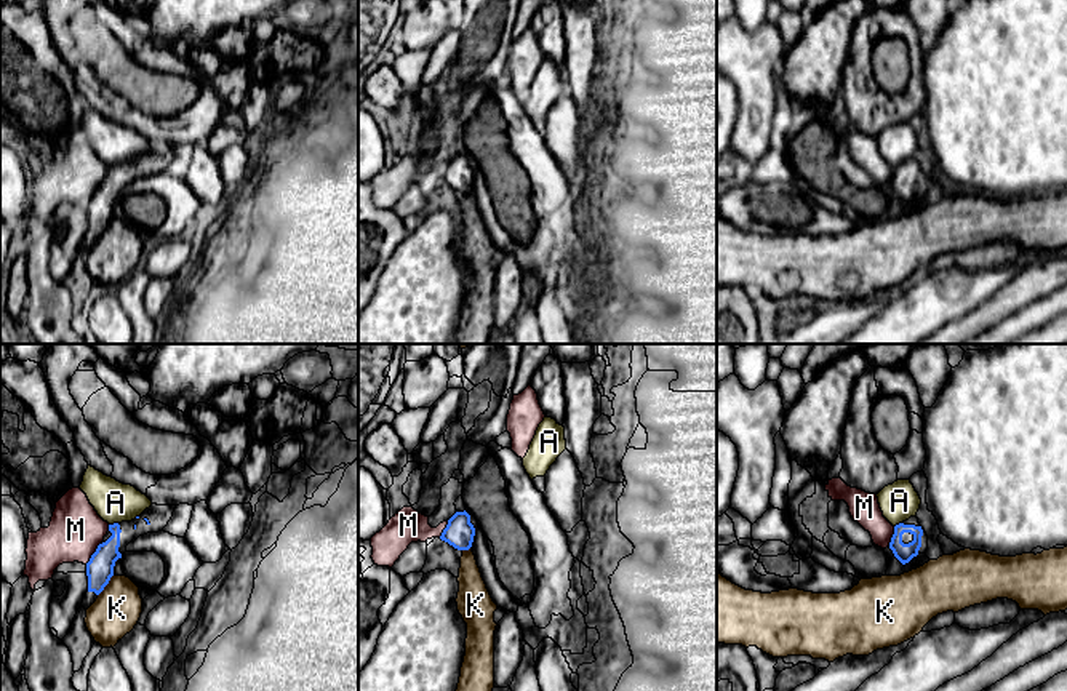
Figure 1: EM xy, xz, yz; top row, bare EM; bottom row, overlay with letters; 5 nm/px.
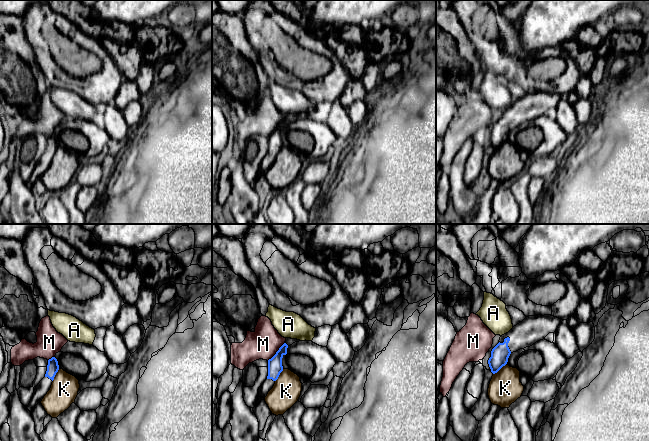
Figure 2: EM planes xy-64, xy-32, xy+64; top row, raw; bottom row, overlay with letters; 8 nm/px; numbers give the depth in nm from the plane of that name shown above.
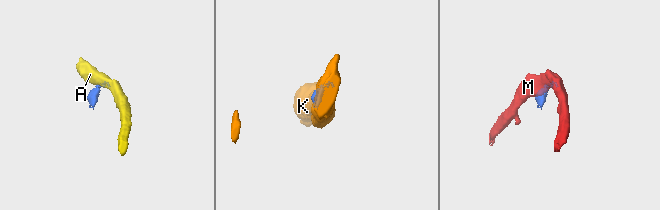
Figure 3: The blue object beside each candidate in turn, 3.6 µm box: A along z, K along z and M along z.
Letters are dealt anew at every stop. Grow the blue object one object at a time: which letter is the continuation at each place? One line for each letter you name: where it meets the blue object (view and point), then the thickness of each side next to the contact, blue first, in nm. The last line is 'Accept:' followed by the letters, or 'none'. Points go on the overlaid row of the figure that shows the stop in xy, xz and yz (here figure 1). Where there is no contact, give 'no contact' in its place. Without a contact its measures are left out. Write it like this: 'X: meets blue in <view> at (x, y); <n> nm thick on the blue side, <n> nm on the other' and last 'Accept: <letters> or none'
Accept: none

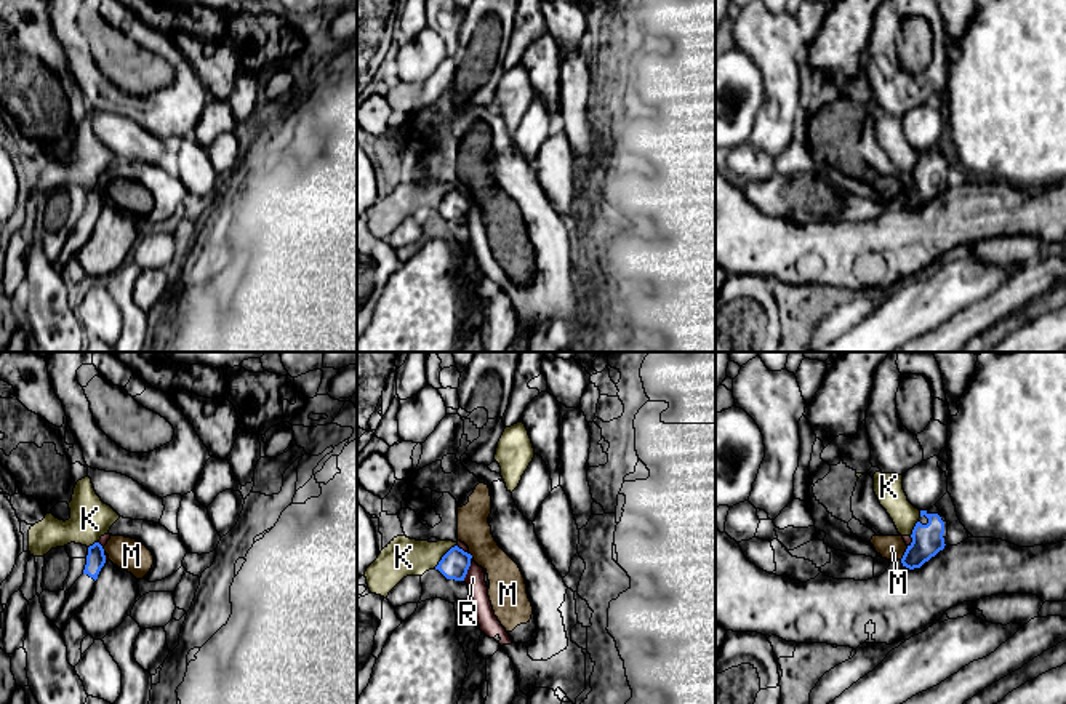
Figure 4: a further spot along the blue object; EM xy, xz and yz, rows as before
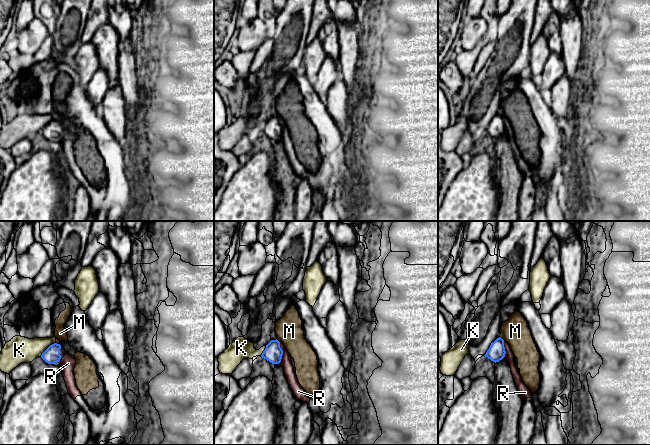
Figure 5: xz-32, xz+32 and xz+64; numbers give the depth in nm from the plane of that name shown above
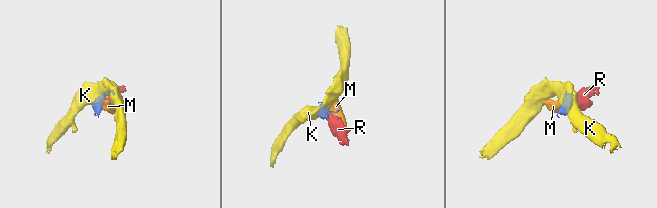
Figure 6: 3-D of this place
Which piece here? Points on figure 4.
Accept: none

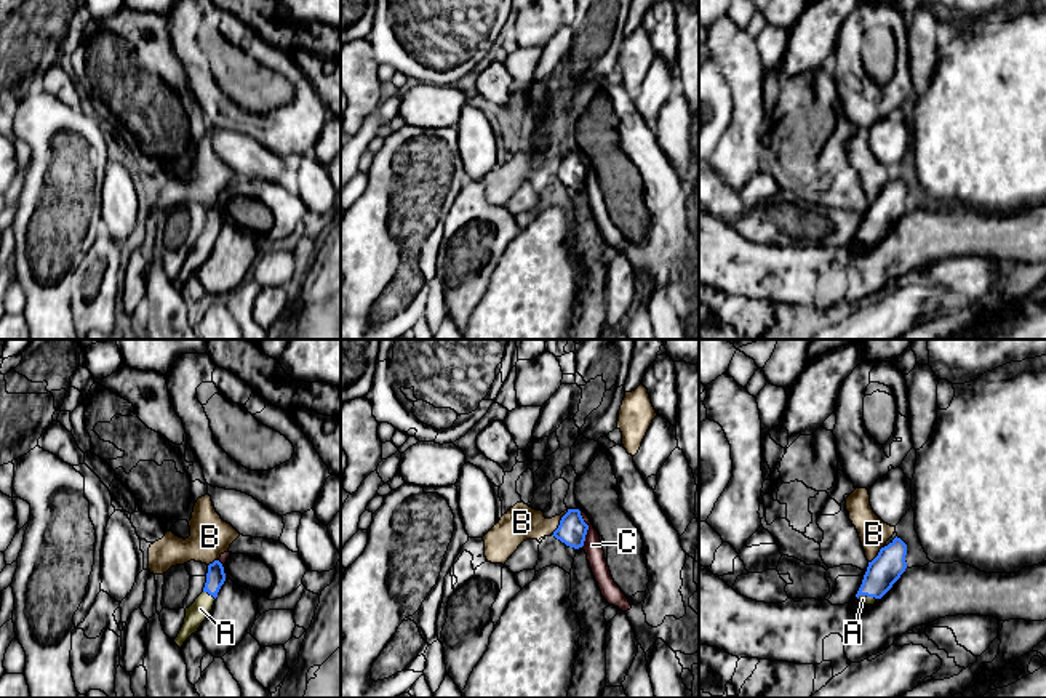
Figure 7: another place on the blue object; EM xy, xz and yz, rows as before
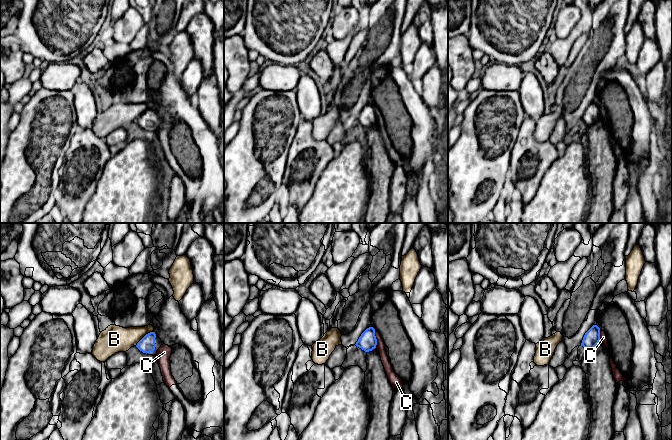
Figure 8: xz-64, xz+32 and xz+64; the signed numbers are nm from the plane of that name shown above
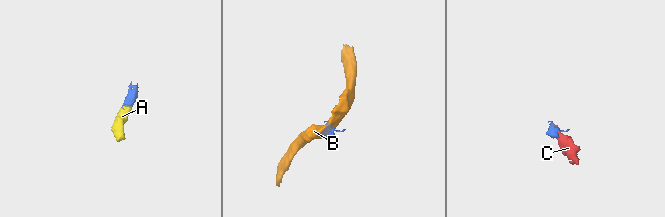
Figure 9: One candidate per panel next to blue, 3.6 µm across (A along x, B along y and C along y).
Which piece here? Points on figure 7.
A: meets blue in xy at (210, 594); 100 nm thick on the blue side, 100 nm on the other
Accept: A

